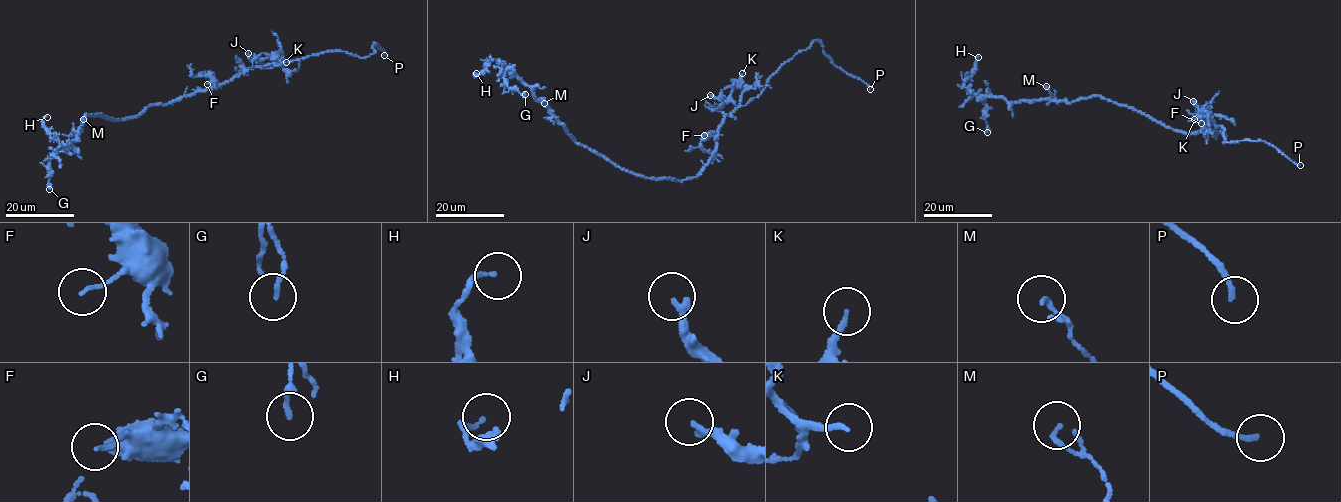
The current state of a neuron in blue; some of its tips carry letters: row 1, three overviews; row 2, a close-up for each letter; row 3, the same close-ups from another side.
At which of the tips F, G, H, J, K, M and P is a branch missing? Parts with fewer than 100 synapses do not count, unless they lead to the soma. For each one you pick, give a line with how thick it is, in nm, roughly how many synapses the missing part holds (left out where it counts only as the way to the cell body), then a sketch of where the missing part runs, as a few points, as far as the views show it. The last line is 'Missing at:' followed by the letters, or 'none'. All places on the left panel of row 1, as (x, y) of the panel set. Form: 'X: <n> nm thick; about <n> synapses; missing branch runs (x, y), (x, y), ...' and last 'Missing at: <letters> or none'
P: 160 nm thick; missing branch runs (384, 55), (383, 42)
Missing at: P

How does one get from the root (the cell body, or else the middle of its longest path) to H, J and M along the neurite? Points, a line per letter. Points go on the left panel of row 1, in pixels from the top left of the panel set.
H: (155, 105), (118, 120), (86, 114), (66, 150), (44, 127), (47, 117)
J: (155, 105), (215, 88), (243, 71), (266, 66), (283, 57), (263, 53), (251, 59), (248, 53)
M: (155, 105), (146, 106), (139, 115), (118, 120), (86, 114), (78, 132), (83, 119)

